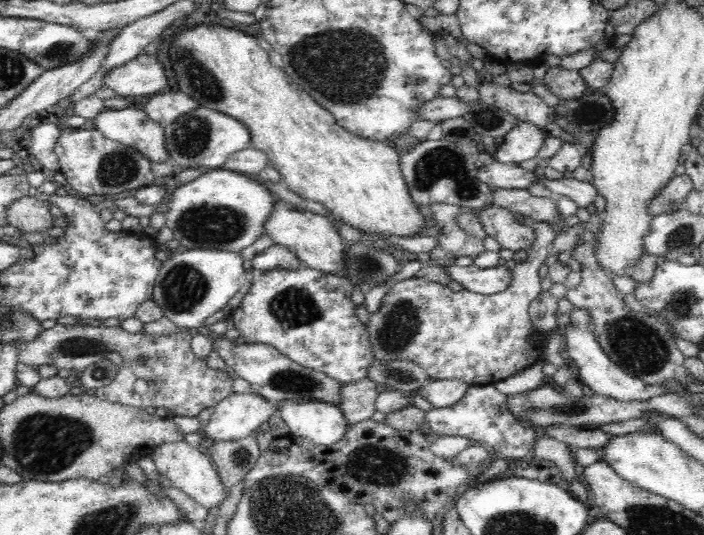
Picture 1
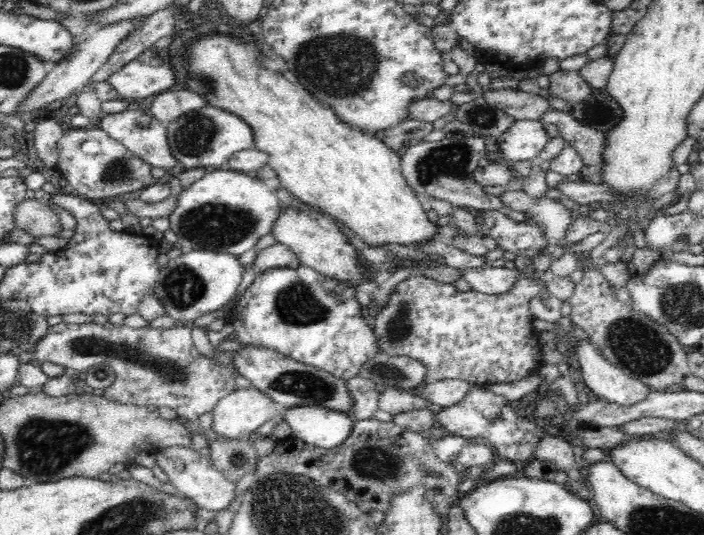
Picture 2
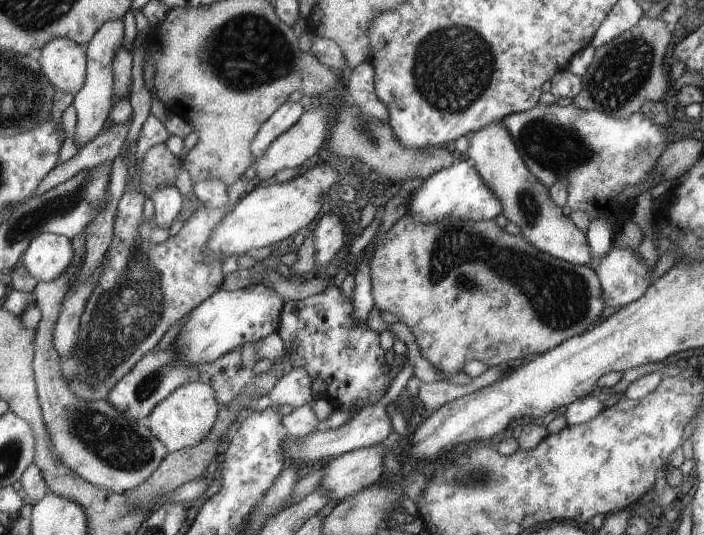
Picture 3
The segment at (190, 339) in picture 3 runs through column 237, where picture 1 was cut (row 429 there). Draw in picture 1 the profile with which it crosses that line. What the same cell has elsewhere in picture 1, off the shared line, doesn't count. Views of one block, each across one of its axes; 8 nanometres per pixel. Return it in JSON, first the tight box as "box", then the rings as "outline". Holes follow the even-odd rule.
{"box":[276,402,349,447],"outline":[[[280,402],[276,412],[281,414],[288,432],[311,443],[330,447],[337,444],[349,431],[349,421],[340,407],[313,402]]]}

